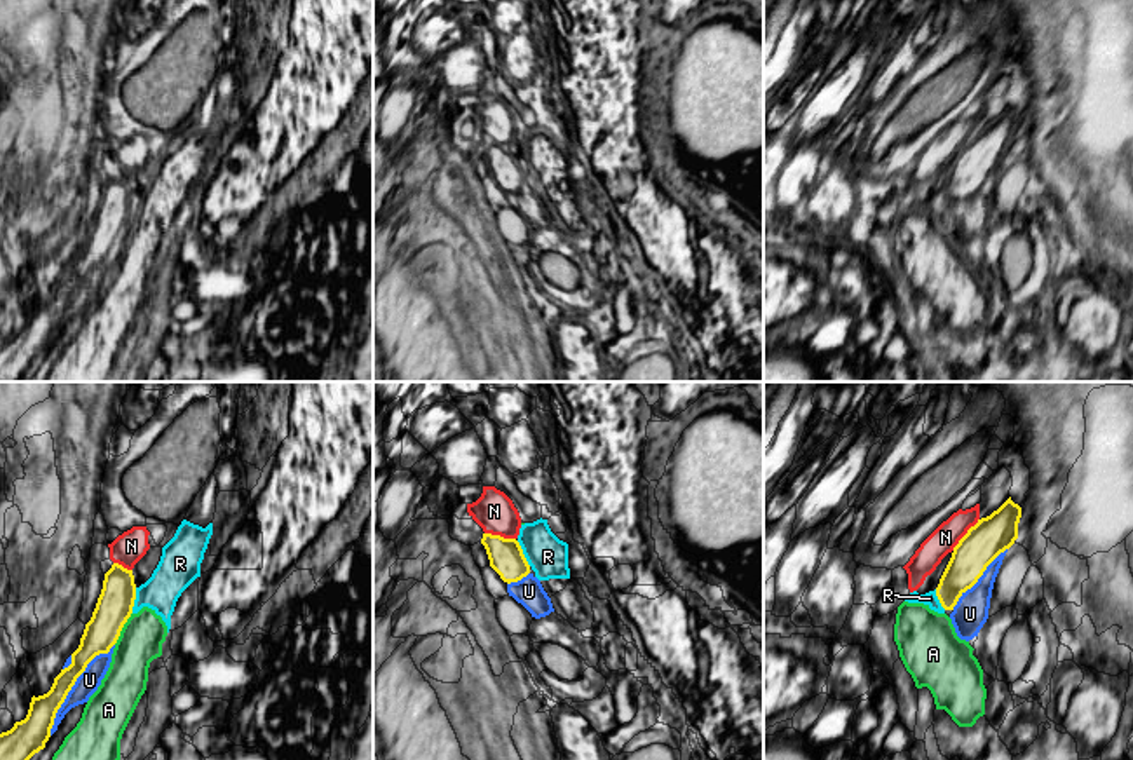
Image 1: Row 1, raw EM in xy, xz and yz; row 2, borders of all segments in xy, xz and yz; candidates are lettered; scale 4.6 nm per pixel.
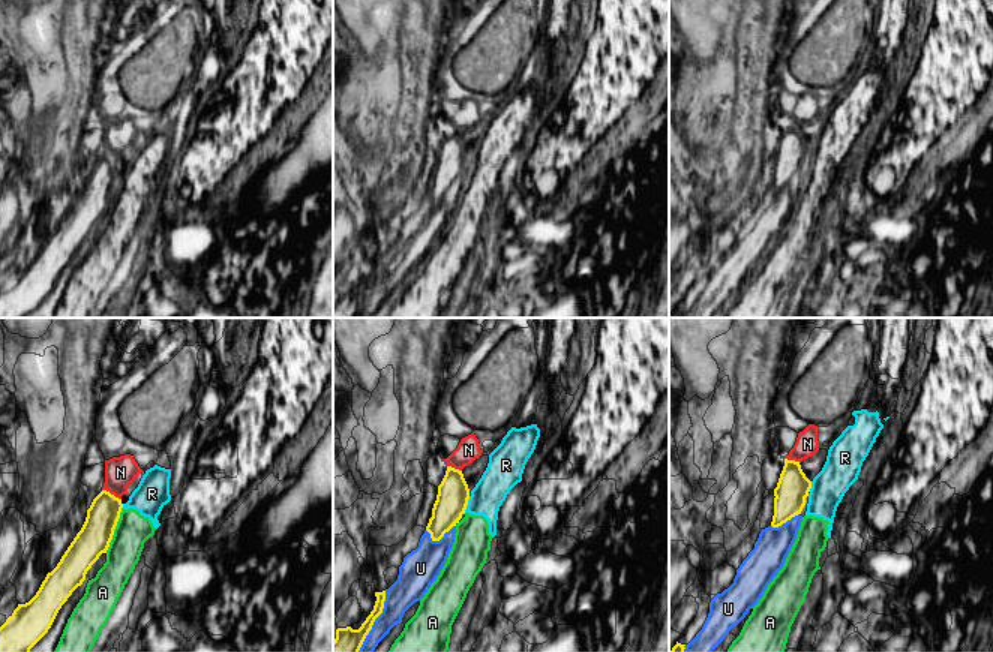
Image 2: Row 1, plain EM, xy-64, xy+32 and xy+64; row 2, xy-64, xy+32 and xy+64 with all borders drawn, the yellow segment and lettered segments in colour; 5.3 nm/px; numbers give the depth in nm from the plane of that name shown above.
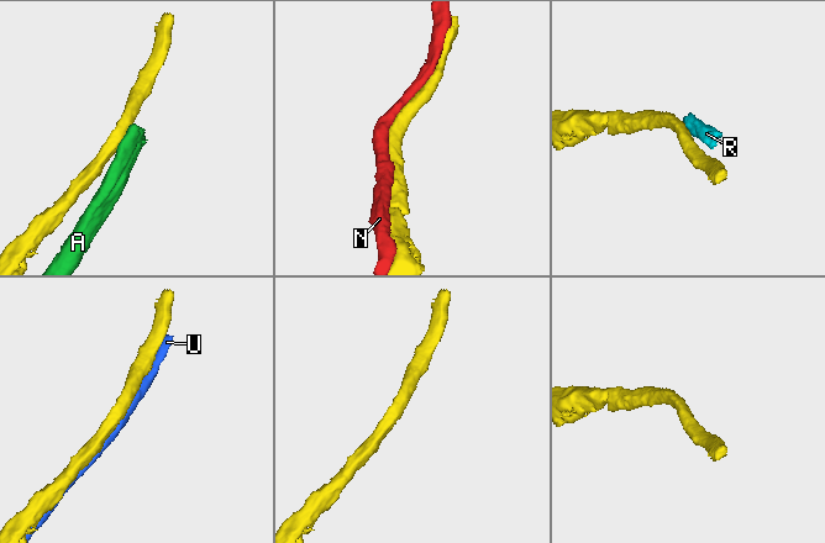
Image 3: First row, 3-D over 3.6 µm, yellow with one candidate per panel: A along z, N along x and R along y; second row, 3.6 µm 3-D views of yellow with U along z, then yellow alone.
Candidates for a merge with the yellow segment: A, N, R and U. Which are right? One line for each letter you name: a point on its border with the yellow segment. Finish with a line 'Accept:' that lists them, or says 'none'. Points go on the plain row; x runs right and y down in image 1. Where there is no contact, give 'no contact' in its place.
Accept: none

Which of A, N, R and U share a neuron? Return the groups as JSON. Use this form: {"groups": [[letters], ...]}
{"groups": [["A", "R"], ["N"], ["U"]]}

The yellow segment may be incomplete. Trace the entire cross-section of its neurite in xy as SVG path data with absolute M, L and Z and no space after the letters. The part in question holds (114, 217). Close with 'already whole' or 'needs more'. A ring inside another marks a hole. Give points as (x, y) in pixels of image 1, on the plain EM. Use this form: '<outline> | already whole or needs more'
M113 173L105 183L101 204L91 230L85 234L80 254L71 263L71 274L61 279L47 303L31 307L24 329L0 343L0 382L21 382L23 375L45 357L58 319L87 274L96 265L108 263L117 253L132 223L134 209L132 180Z | already whole

